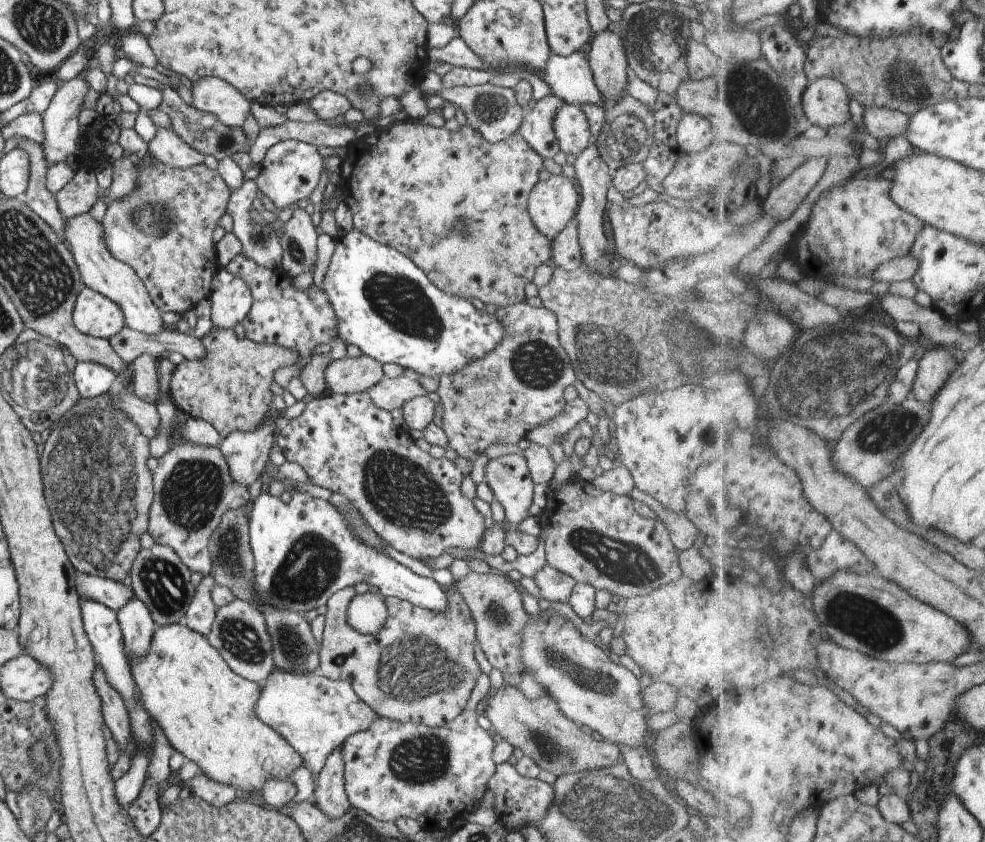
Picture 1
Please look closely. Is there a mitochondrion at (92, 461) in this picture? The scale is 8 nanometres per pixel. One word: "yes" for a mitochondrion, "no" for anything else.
yes

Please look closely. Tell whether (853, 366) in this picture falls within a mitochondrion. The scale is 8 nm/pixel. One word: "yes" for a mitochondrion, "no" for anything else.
yes

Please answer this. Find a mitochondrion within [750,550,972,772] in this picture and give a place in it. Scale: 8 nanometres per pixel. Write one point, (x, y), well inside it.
(867, 621)

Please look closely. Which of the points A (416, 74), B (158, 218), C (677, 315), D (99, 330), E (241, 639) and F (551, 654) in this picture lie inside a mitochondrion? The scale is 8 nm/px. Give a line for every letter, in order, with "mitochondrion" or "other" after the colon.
A: other
B: mitochondrion
C: other
D: other
E: mitochondrion
F: mitochondrion

